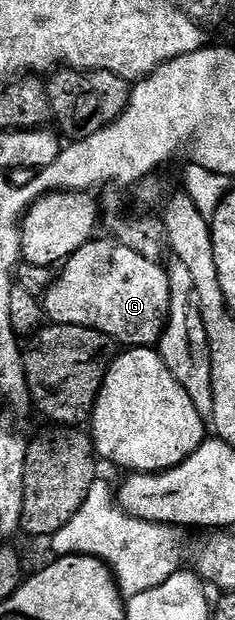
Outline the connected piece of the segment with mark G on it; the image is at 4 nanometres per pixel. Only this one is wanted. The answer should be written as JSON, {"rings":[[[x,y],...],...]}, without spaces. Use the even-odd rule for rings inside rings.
{"rings":[[[113,238],[89,240],[65,260],[55,275],[44,297],[44,316],[50,324],[71,324],[103,332],[119,345],[126,344],[122,346],[127,349],[154,348],[170,320],[169,271],[162,264],[148,262],[143,255],[118,244]]]}

